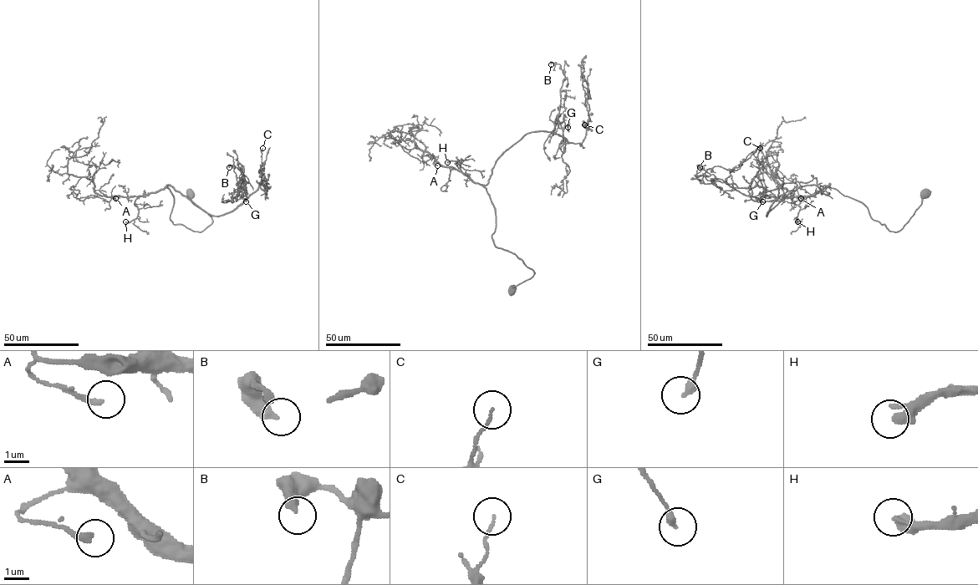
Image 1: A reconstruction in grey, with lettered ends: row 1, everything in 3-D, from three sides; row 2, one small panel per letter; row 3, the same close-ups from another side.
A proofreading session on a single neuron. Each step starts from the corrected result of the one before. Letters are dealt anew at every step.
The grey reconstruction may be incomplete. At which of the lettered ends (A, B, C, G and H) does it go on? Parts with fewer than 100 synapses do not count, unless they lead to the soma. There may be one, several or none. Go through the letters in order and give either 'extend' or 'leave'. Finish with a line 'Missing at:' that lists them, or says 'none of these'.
A: leave
B: leave
C: leave
G: leave
H: leave
Missing at: none of these

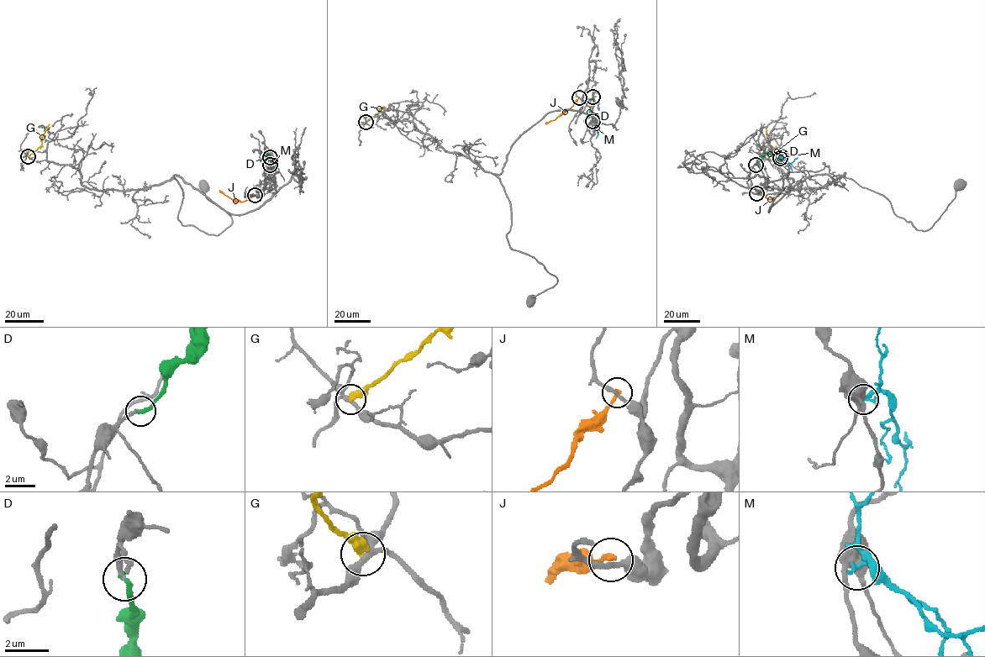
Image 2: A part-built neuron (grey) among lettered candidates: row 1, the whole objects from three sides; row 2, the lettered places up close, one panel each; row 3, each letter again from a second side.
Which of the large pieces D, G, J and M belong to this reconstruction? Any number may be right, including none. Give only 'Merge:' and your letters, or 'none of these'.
Merge: D

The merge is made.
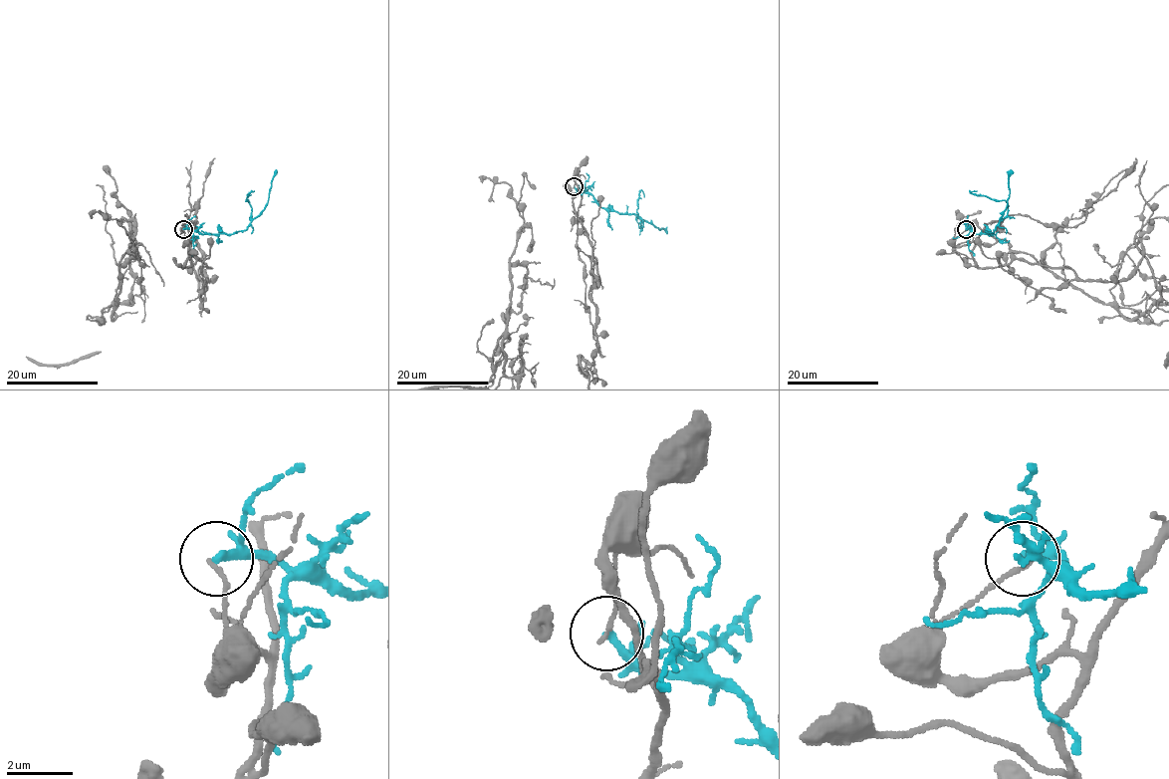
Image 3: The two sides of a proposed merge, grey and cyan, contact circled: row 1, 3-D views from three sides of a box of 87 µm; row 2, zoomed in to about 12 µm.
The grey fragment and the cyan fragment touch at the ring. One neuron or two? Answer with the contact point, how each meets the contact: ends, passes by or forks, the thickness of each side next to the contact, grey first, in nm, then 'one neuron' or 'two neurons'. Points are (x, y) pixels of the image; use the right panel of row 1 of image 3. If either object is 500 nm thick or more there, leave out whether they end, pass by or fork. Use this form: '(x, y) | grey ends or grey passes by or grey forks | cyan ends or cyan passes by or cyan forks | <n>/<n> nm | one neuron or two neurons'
(966, 229) | grey ends | cyan ends | 120/280 nm | two neurons

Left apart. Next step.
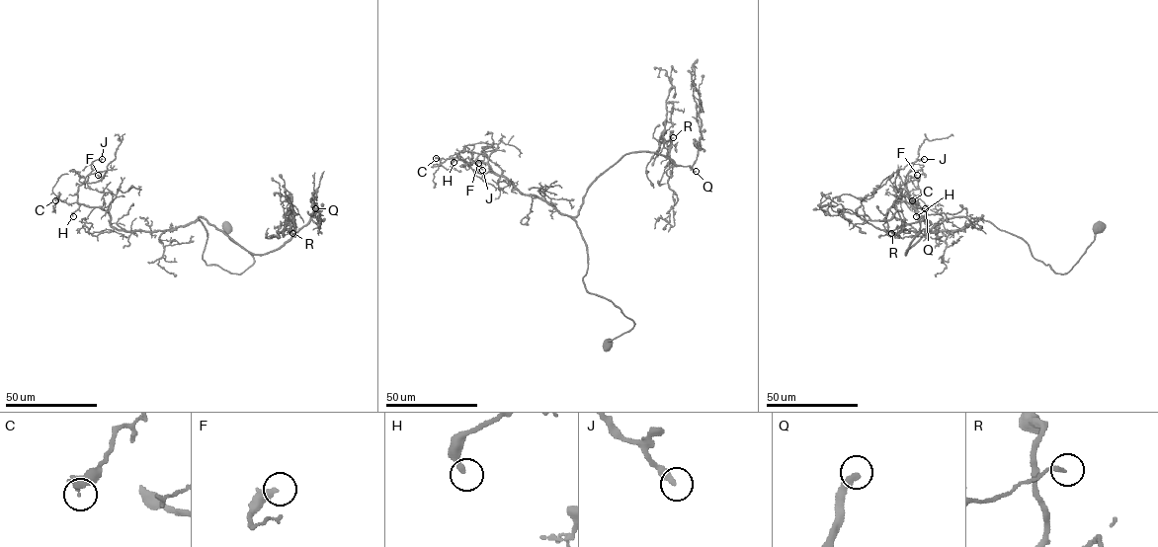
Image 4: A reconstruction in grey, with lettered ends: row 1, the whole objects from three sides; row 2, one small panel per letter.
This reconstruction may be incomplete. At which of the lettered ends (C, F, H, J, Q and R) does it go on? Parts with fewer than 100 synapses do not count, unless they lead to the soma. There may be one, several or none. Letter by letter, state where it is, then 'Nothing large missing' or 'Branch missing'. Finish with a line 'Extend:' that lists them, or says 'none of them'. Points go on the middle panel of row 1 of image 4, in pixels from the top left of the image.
C: Place: (436, 158). Nothing large missing
F: Place: (478, 163). Nothing large missing
H: Place: (454, 162). Nothing large missing
J: Place: (482, 170). Nothing large missing
Q: Place: (696, 171). Branch missing
R: Place: (673, 137). Nothing large missing
Extend: Q

